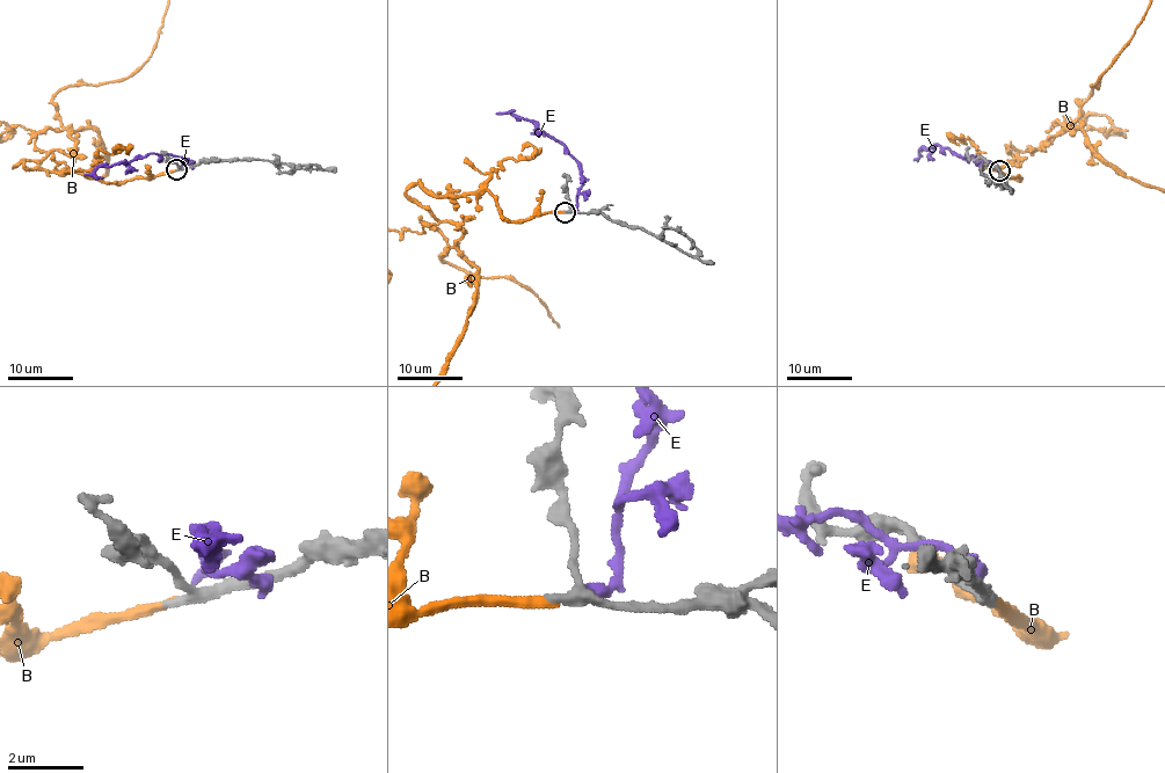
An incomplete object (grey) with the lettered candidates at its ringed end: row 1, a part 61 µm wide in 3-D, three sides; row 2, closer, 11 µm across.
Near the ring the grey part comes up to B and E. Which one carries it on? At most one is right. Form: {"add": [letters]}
{"add": ["B"]}

